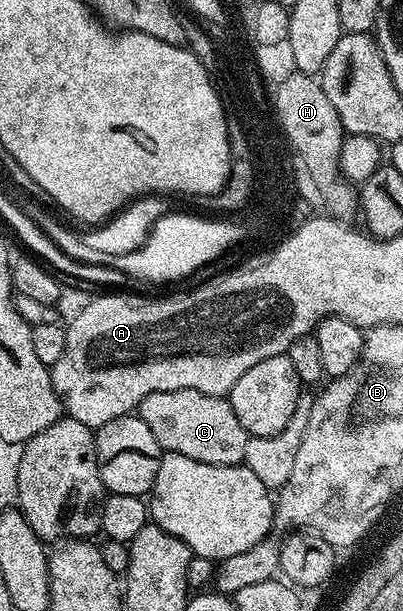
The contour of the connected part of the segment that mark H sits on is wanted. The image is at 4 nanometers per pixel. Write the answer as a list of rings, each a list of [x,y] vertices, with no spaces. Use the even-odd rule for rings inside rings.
[[[299,71],[273,90],[272,97],[282,129],[295,149],[293,152],[303,159],[311,172],[315,184],[322,191],[329,214],[337,220],[350,220],[359,210],[359,192],[351,182],[345,180],[340,171],[341,147],[346,134],[334,103],[327,98],[313,74]]]

